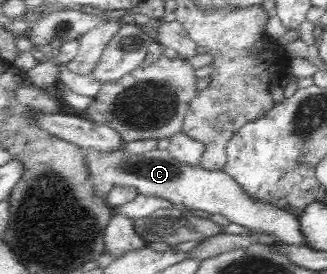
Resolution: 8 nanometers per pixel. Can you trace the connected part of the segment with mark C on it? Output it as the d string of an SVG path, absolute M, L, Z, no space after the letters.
M159 149L144 155L127 154L125 150L108 153L89 150L85 154L91 179L95 184L113 182L116 185L133 186L139 194L170 201L177 207L222 215L225 223L232 222L238 226L246 226L255 233L270 235L278 244L311 248L300 228L297 215L288 213L267 200L252 198L244 187L223 170L209 171L199 165L185 164L174 159L167 150Z

